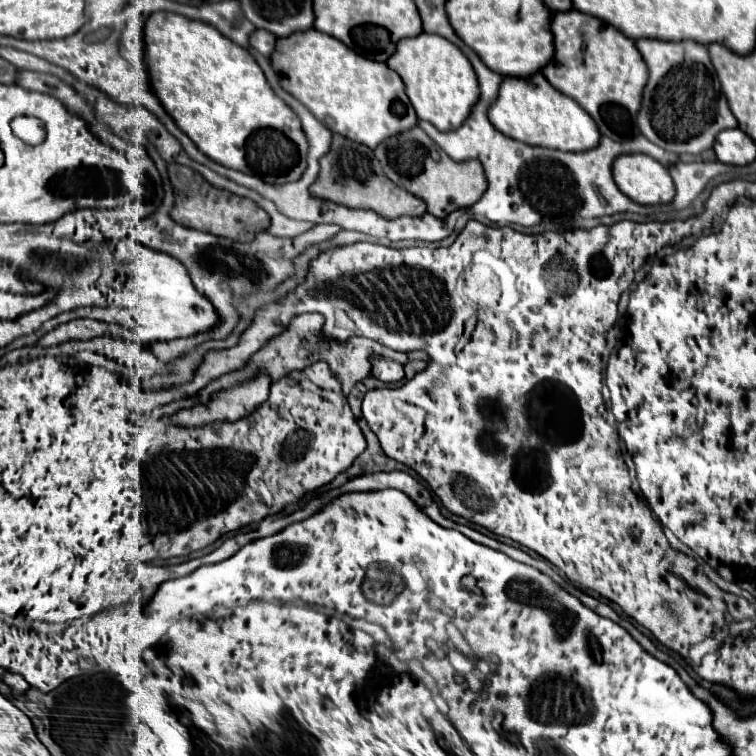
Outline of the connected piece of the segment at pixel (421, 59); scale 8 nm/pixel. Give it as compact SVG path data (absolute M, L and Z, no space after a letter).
M421 33L411 39L401 39L387 65L401 75L417 117L431 121L439 131L457 129L479 101L479 81L469 59L441 35Z

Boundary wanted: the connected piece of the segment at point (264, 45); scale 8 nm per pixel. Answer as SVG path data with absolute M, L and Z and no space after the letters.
M257 29L251 35L251 47L255 47L261 55L267 55L267 57L273 53L275 41L277 41L277 37L273 37L273 33L269 33L265 29Z

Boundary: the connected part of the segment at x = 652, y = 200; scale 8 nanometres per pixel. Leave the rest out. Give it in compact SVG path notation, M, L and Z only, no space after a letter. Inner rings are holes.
M643 153L617 157L613 177L617 187L641 205L663 205L675 197L669 169Z

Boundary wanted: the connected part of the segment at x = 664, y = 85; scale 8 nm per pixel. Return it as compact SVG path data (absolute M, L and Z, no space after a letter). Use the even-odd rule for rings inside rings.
M635 41L635 45L649 65L649 81L639 111L639 129L651 143L677 155L699 155L713 147L719 131L737 127L737 119L727 105L705 45L695 41Z

